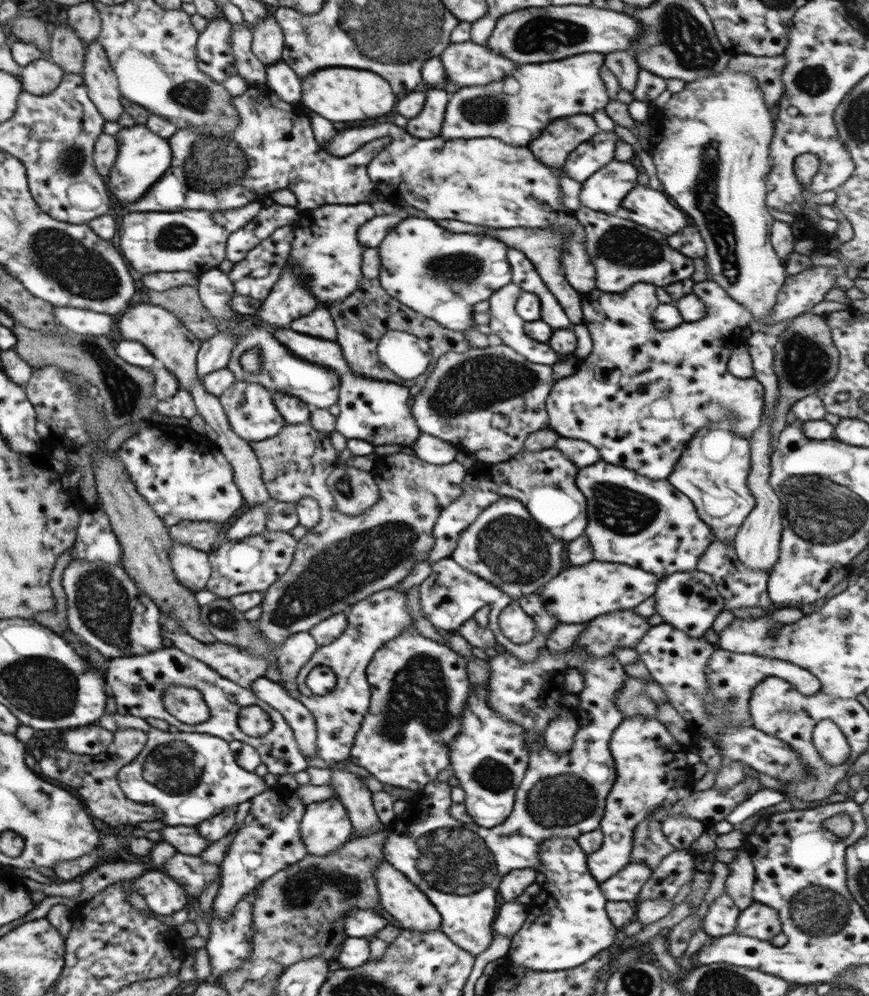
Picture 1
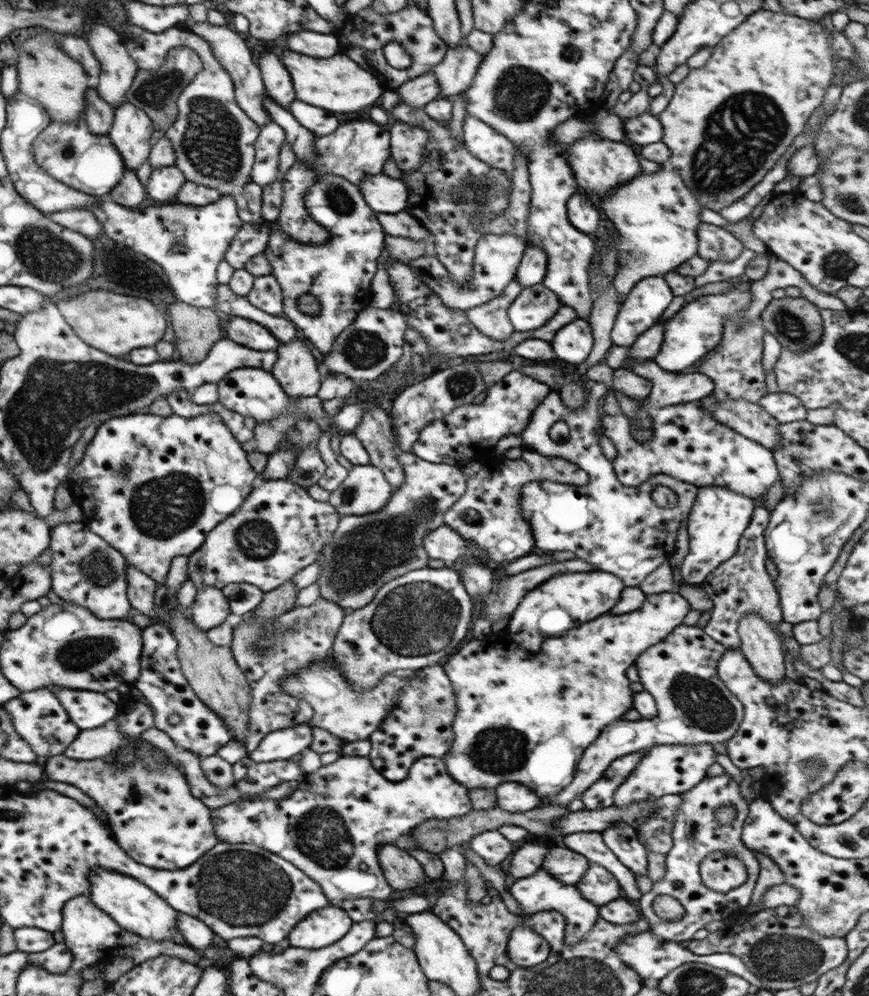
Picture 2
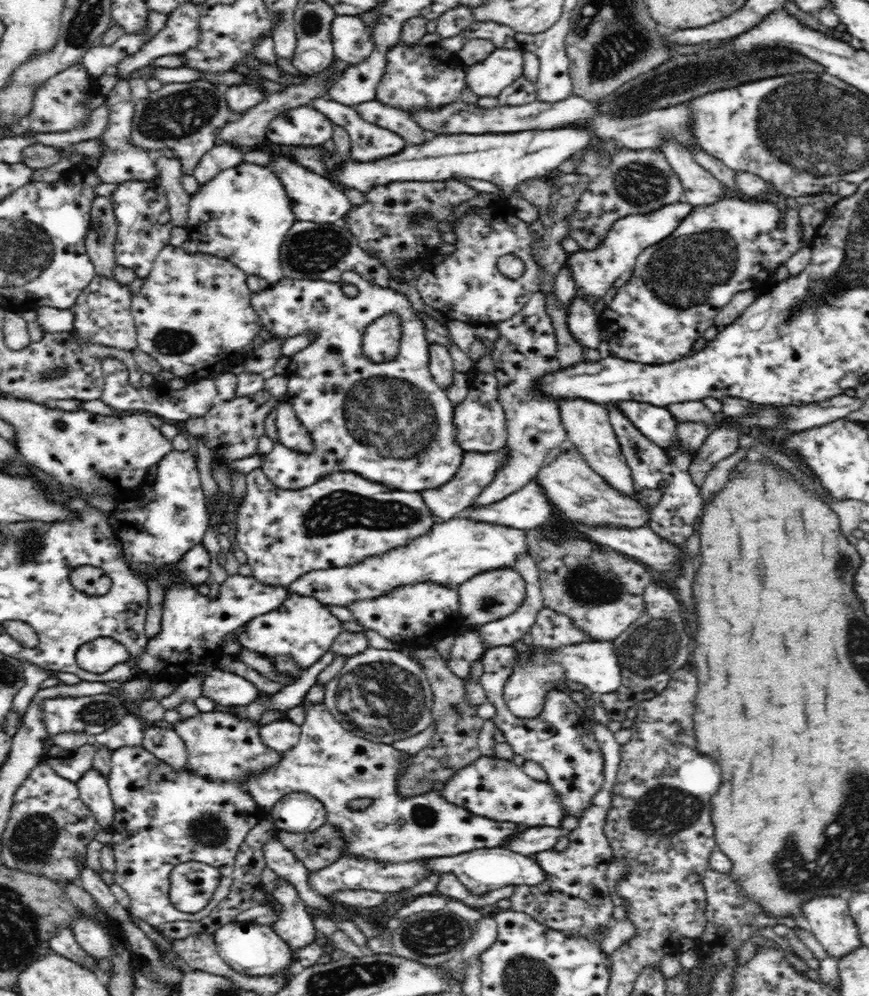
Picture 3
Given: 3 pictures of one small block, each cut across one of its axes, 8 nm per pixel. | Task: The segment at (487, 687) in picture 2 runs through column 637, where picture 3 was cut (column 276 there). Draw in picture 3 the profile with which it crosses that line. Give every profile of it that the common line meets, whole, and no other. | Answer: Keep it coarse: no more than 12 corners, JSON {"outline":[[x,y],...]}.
{"outline":[[292,592],[250,620],[239,640],[265,658],[308,668],[342,625],[313,596]]}

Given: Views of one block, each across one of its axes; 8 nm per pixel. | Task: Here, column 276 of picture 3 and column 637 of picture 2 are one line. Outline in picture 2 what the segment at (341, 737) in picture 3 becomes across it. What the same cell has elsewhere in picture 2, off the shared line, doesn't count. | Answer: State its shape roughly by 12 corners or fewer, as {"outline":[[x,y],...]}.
{"outline":[[710,744],[644,750],[612,804],[682,794],[715,763]]}

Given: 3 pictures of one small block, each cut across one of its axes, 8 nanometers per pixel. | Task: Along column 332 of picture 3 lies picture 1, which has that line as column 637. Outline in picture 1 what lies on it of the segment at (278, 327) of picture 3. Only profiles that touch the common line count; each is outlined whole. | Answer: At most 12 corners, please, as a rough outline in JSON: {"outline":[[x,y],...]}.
{"outline":[[654,285],[581,293],[592,340],[545,400],[559,437],[663,480],[699,428],[748,441],[764,389],[727,372],[752,316],[652,323]]}

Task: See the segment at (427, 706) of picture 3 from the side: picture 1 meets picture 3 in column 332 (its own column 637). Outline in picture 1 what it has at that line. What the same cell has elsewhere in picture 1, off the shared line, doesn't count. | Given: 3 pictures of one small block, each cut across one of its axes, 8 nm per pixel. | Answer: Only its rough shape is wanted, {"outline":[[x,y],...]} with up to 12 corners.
{"outline":[[625,674],[612,702],[625,718],[656,716],[668,698],[656,680]]}

